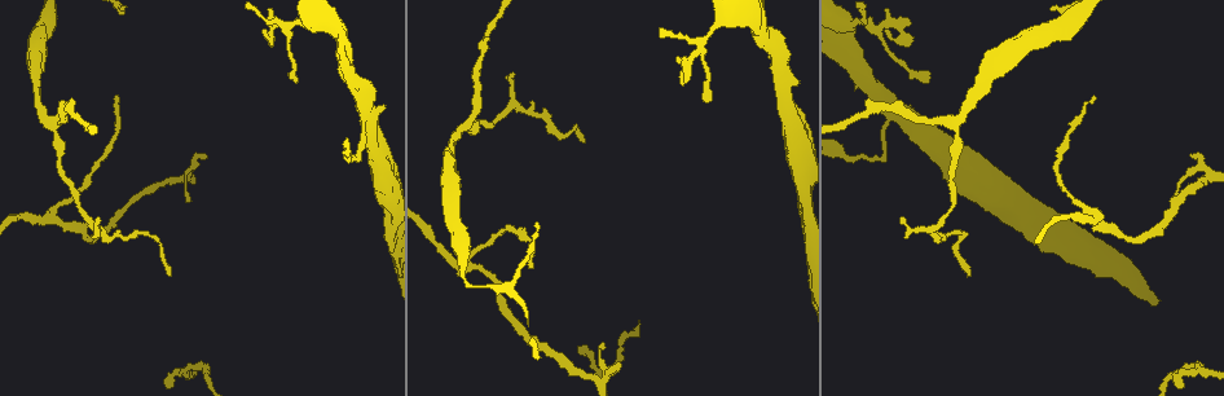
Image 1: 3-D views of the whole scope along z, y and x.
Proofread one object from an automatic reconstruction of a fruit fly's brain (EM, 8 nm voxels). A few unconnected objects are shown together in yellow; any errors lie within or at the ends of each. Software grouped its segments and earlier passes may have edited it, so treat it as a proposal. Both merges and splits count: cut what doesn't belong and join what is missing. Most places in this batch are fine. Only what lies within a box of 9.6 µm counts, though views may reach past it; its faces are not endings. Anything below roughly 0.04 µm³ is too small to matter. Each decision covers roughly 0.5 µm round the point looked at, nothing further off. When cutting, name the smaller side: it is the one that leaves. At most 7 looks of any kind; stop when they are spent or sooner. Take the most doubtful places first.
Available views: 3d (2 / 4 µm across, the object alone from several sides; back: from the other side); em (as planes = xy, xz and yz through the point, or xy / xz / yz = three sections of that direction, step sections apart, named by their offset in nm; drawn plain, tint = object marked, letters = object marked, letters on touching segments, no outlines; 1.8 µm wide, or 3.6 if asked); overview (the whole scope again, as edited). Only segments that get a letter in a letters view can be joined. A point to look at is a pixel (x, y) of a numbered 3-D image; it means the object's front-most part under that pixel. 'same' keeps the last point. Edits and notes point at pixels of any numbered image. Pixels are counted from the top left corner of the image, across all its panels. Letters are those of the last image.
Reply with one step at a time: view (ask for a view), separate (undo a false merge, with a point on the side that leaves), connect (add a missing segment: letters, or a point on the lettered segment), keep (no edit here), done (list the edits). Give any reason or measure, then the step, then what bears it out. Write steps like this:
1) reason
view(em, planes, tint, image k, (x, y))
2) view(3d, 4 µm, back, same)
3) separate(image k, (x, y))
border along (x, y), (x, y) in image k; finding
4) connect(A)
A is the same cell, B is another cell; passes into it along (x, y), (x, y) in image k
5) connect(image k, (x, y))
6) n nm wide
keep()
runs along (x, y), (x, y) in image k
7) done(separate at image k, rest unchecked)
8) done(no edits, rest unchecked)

abrupt turn
view(em, planes, letters, image 1, (845, 34))

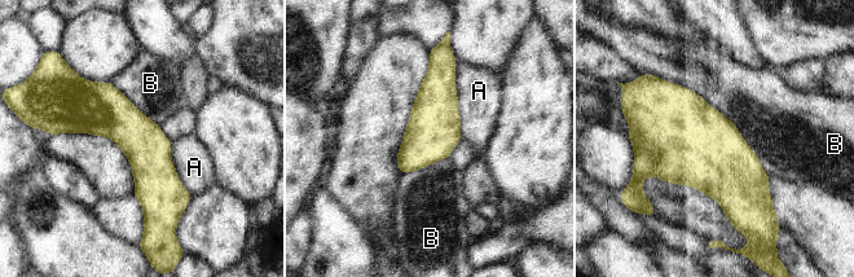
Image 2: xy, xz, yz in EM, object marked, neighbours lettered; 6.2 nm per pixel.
280 nm wide
keep()
A and B are other cells; runs along (87, 84), (149, 152), (146, 218) in image 2; continuous, no second neuron

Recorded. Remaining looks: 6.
free end
view(em, xy, step 8, tint, image 1, (676, 57))

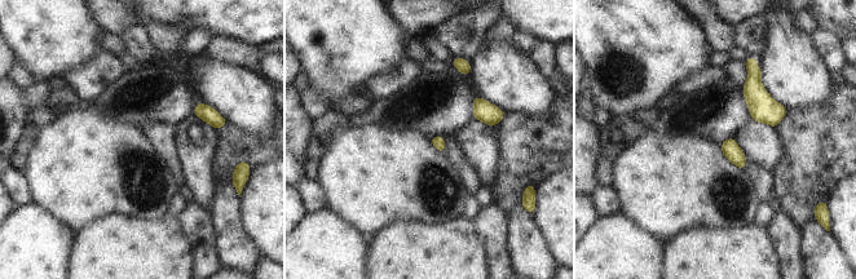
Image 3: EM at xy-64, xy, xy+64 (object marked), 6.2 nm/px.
view(em, planes, letters, same)

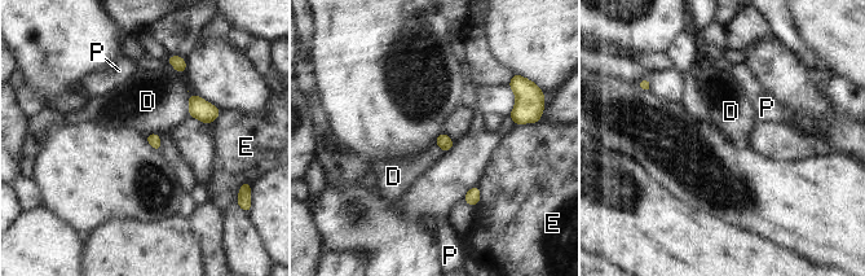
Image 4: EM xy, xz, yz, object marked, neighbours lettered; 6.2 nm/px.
keep()
D, E and P are other cells; border along (186, 91), (189, 114) in image 4; no lettered segment goes on from it

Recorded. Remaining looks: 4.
view(em, planes, tint, image 1, (618, 363))

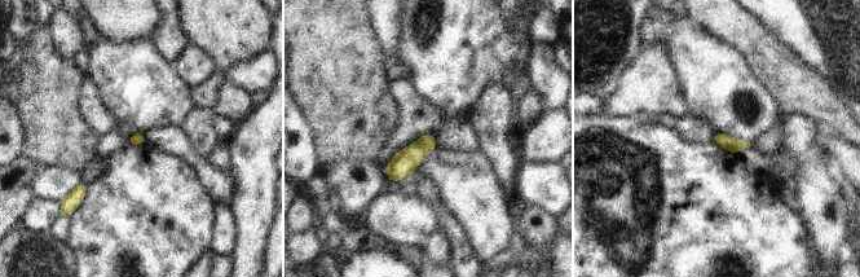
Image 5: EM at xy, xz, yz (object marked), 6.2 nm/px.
see the neighbours
view(em, planes, letters, same)

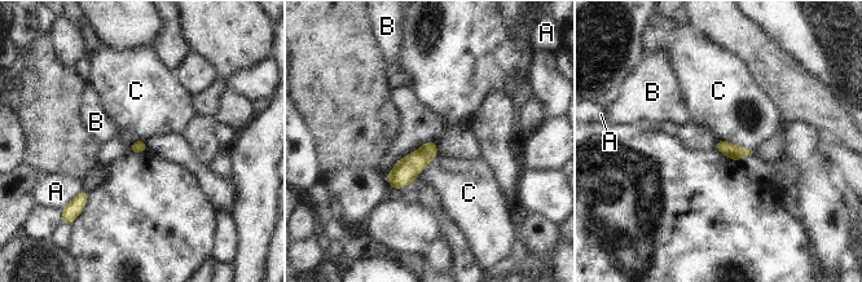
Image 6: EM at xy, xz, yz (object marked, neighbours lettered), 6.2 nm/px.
80 nm wide; C touches over 240 nm
keep()
A, B and C are other cells; none of them fits

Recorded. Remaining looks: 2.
done(no edits, rest unchecked)

